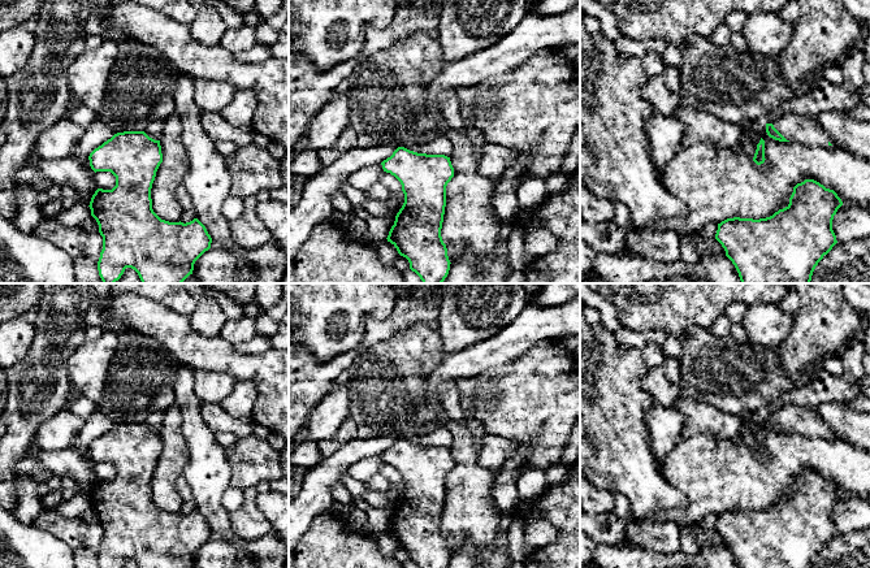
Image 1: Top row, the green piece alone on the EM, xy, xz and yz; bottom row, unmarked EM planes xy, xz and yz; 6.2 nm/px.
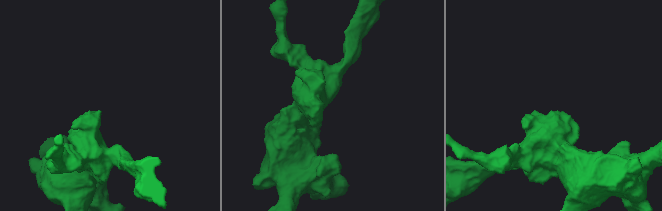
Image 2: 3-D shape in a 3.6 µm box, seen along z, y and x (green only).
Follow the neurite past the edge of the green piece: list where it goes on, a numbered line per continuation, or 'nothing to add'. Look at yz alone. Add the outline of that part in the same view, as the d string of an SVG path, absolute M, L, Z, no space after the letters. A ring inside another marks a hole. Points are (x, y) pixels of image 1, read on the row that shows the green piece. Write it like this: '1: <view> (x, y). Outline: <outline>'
1: yz (804, 129). Outline: M784 113L772 122L774 127L789 142L802 146L828 146L826 131L815 114Z

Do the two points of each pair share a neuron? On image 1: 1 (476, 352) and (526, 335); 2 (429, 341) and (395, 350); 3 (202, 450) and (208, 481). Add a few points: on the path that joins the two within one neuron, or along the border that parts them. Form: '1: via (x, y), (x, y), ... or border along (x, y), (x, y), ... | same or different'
1: via (488, 352), (494, 352), (514, 341) | same
2: via (421, 347), (419, 350), (403, 350) | same
3: via (204, 458), (204, 473) | same

